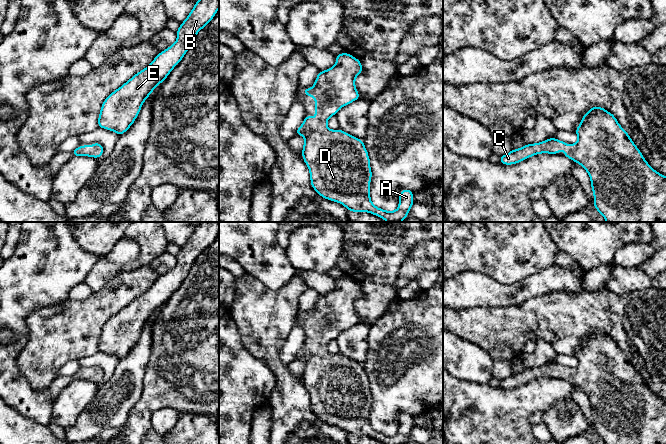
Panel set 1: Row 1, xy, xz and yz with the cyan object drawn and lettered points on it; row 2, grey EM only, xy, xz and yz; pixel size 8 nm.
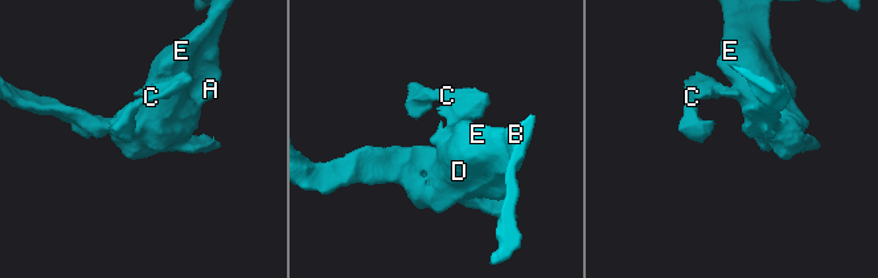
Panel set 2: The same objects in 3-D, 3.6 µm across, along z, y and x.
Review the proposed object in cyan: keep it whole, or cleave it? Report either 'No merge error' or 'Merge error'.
No merge error

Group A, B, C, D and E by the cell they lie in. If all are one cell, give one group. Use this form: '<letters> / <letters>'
A B C D E

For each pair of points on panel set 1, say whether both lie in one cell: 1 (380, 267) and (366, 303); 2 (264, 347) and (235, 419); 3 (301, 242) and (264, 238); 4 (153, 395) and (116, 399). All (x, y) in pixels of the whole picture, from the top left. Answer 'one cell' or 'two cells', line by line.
1: one cell
2: two cells
3: two cells
4: two cells

